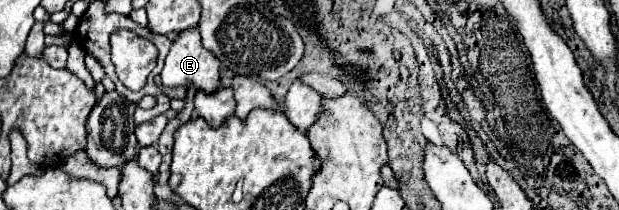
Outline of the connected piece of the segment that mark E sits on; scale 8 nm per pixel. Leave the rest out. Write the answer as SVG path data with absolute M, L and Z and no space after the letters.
M188 28L172 42L160 76L162 84L168 88L196 86L204 92L214 92L220 84L218 68L220 62L202 46L198 28Z

